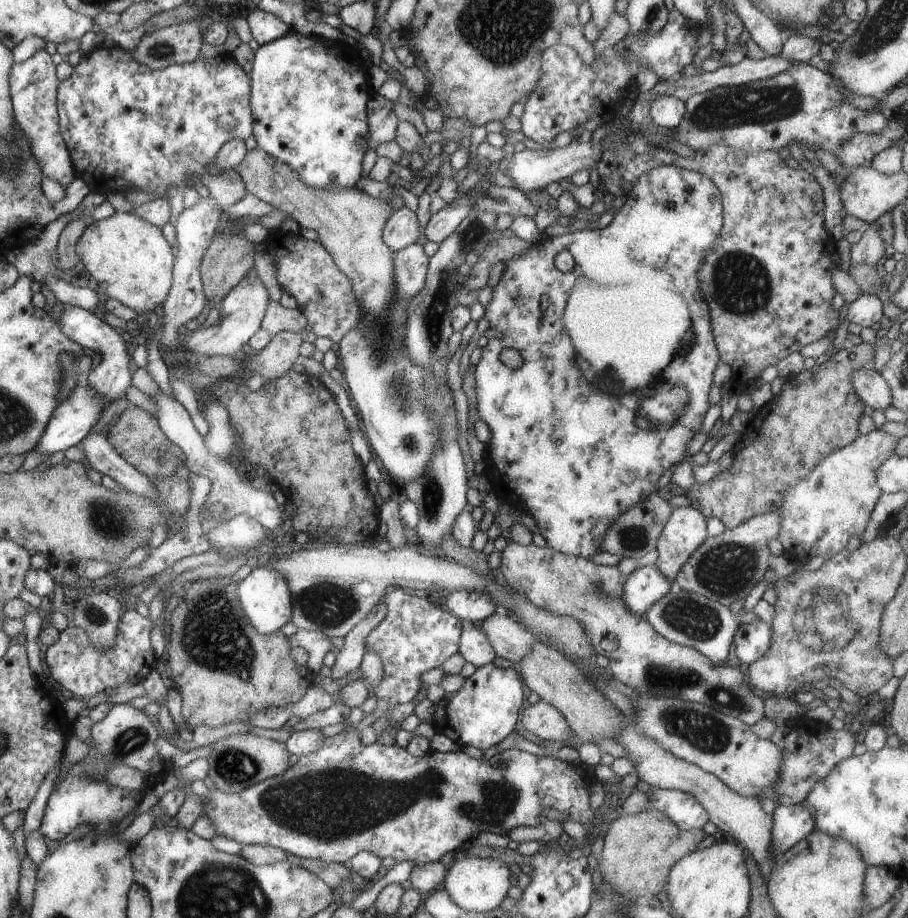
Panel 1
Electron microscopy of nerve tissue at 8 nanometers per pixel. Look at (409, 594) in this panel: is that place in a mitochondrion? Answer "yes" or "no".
no

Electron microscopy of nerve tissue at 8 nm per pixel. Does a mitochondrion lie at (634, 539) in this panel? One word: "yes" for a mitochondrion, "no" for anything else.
yes

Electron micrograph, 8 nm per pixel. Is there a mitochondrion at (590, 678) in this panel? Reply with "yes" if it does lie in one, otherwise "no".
no

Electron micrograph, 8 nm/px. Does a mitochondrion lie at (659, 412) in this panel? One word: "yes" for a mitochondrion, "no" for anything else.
yes

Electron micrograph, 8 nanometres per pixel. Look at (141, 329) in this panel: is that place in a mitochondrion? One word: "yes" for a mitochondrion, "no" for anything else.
no

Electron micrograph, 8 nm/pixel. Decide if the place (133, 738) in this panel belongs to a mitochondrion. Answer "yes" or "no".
yes

